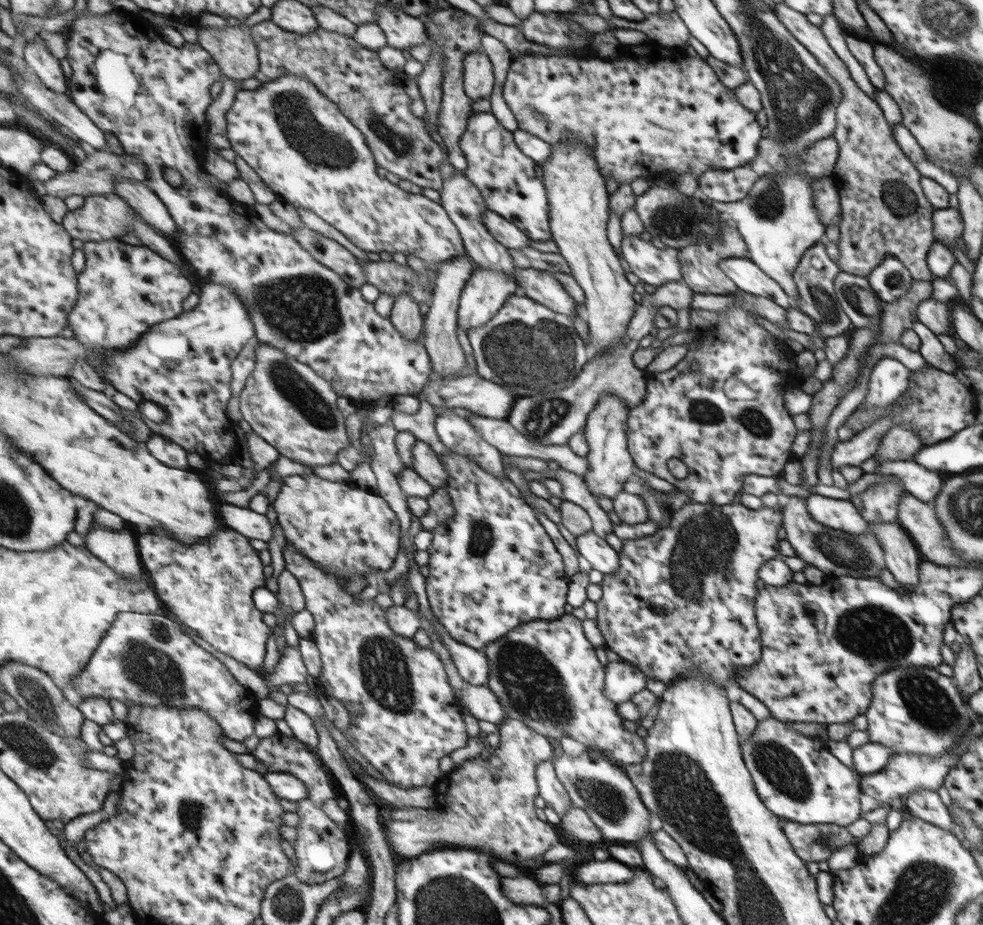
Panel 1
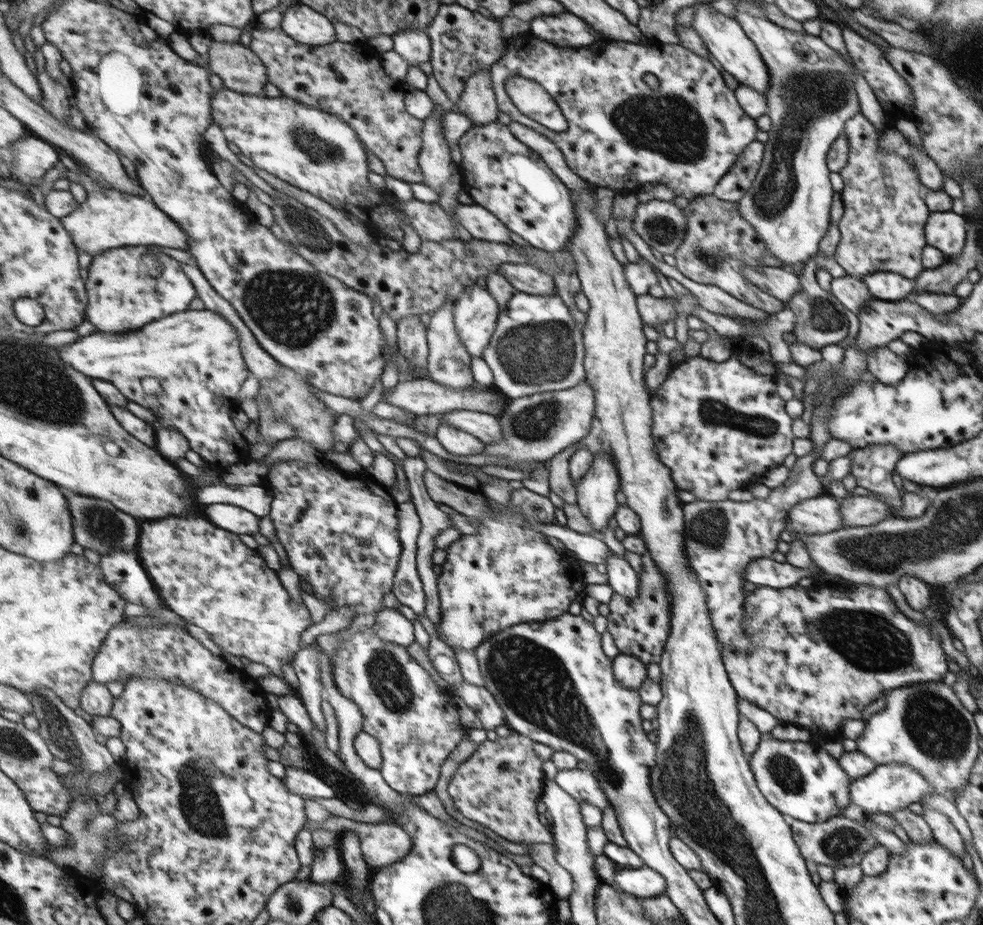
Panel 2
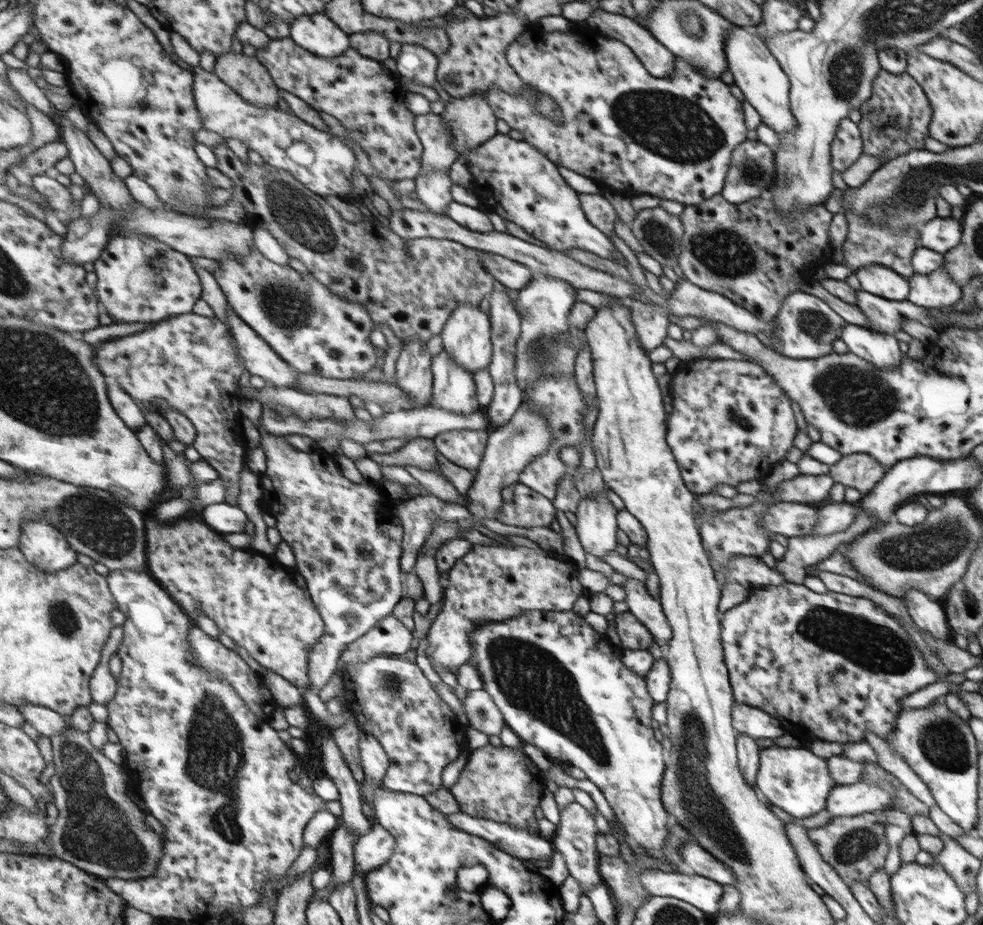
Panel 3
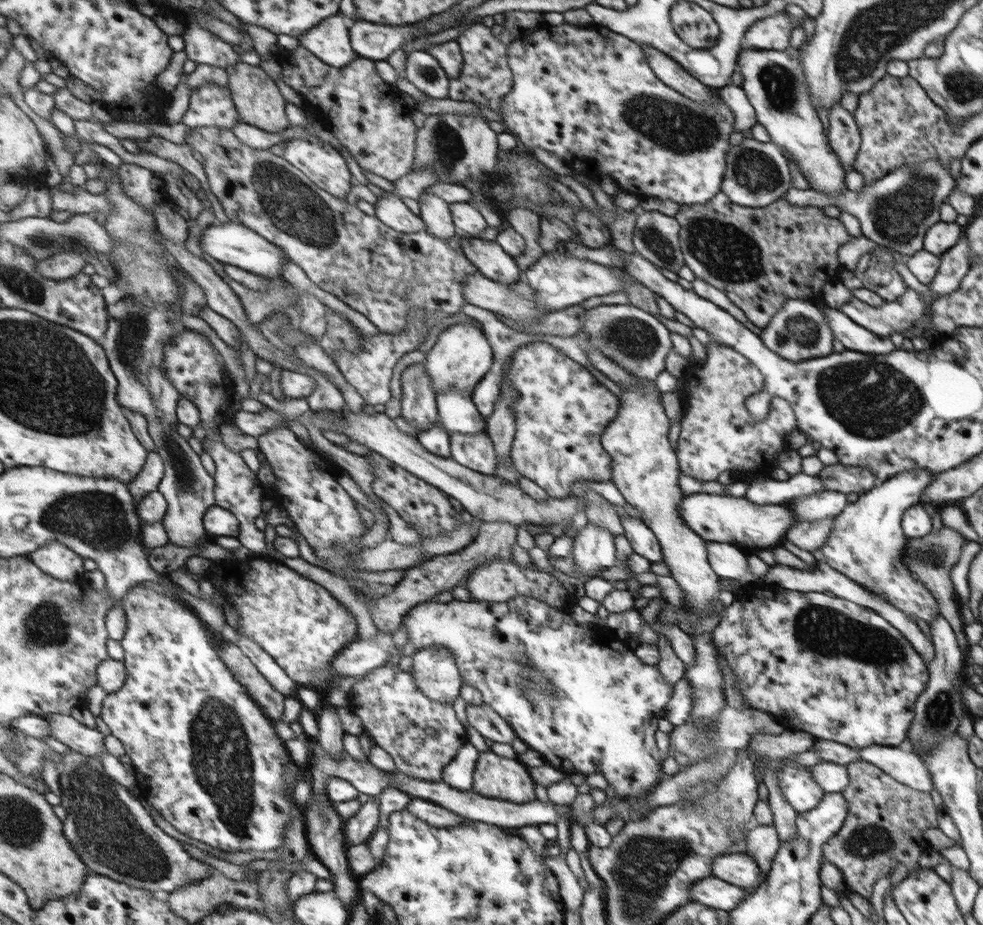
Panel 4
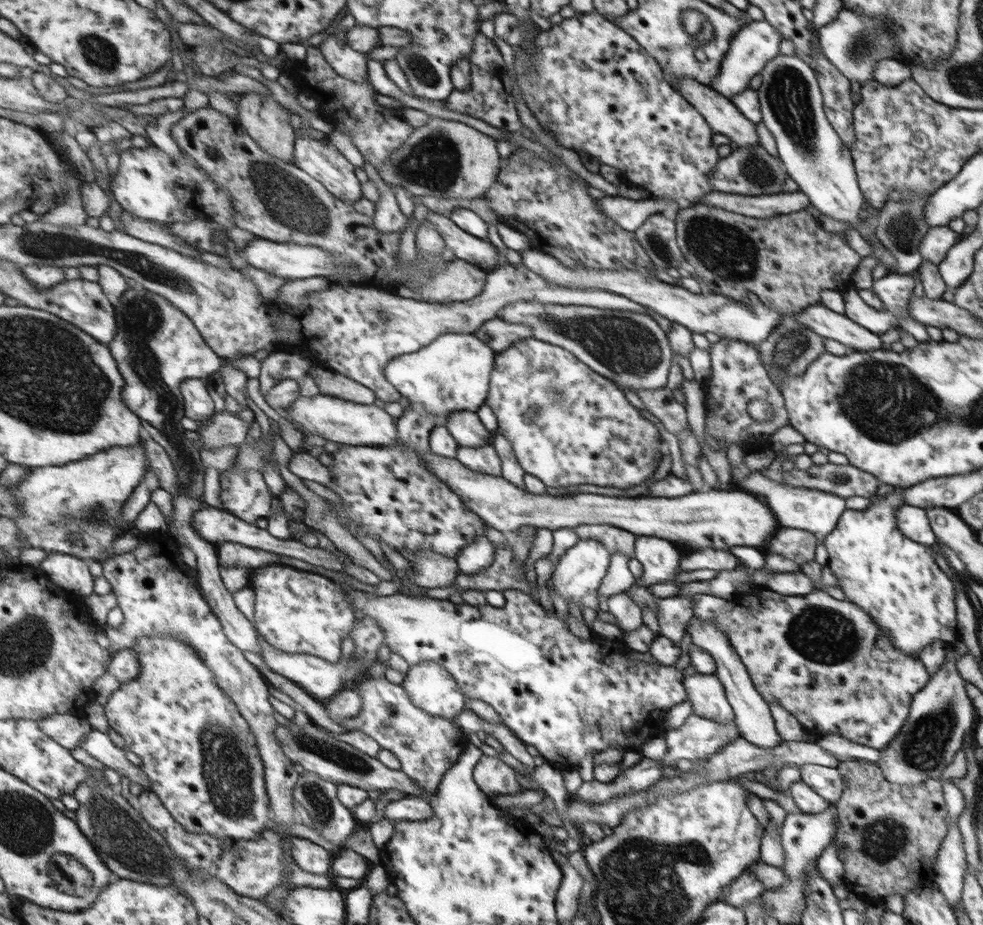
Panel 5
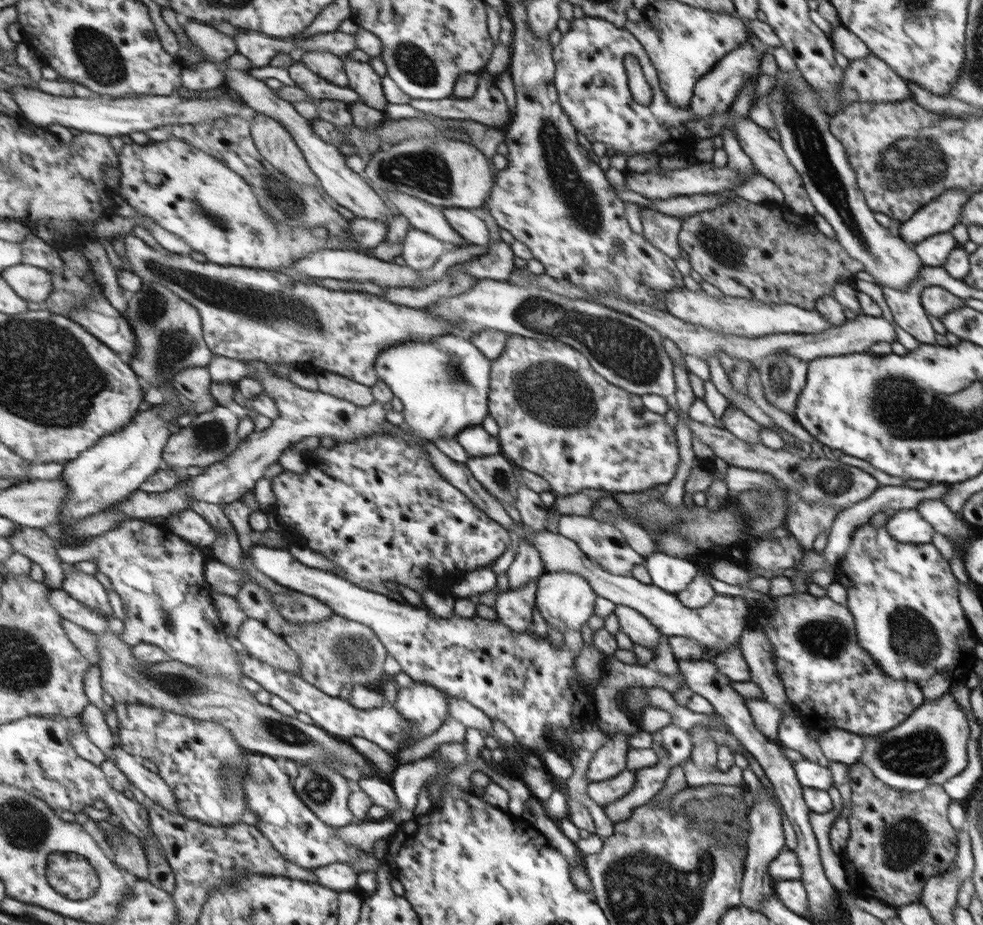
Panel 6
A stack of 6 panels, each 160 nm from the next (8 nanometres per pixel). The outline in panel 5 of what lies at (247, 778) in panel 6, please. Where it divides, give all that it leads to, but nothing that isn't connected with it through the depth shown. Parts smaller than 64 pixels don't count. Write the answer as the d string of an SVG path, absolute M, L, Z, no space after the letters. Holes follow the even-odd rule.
M295 837L293 843L294 860L297 866L308 873L330 874L334 856L323 846L307 840L307 838Z

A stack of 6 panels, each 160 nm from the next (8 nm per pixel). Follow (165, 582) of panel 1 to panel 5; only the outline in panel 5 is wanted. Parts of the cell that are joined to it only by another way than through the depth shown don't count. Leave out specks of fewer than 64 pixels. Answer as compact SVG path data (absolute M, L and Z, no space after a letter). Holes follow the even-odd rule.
M286 565L252 570L251 587L256 592L256 619L253 624L265 638L285 652L312 654L329 662L341 659L341 644L355 626L354 606L340 585L311 572Z

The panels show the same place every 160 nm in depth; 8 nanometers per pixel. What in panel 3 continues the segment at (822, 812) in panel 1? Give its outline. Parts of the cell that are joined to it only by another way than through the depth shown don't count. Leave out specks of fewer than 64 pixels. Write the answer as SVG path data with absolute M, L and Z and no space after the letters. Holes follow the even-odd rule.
M767 747L759 750L760 770L757 772L755 789L768 803L793 818L807 818L827 806L829 792L837 785L828 773L825 758L813 755L808 748Z

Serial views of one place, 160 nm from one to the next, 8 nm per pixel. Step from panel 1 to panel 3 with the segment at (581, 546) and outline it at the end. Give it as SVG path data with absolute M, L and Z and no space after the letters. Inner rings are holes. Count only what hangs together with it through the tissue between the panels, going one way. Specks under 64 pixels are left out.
M628 578L621 586L625 591L624 601L628 611L652 634L654 642L664 649L672 634L660 602L651 598L644 583L634 578Z

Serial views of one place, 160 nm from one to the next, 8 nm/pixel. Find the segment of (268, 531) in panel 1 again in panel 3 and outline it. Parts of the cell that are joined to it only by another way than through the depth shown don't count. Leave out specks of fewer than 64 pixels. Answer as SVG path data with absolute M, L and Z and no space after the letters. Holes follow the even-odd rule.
M223 502L206 508L201 516L201 520L226 535L244 533L245 526L247 526L250 518L240 506L229 505Z

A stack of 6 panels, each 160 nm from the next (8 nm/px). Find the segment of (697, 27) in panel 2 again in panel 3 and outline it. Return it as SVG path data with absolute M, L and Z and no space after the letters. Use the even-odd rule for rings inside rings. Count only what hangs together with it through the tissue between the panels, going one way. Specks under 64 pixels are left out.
M731 26L724 40L724 53L728 71L733 75L733 85L743 94L746 100L760 116L760 122L766 124L776 133L790 132L796 126L796 118L790 110L788 99L788 78L784 75L780 63L764 45L752 29Z

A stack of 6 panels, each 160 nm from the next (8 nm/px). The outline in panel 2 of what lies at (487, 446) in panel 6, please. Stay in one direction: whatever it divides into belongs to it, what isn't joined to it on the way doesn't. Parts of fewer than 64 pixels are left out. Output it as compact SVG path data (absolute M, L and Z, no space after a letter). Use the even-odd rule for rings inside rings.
M448 300L443 308L433 312L428 327L428 343L430 355L428 358L428 378L448 386L453 390L467 390L476 386L473 372L471 372L471 355L467 352L466 346L460 339L455 326L454 317L455 300Z

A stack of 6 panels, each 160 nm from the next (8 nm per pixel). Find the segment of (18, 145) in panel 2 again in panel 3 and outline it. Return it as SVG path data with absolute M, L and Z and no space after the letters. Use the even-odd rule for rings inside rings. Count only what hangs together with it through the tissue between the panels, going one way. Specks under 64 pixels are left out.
M62 137L55 142L48 142L28 156L25 170L13 171L13 175L19 182L32 187L31 178L37 175L52 174L57 162L70 156L69 147Z

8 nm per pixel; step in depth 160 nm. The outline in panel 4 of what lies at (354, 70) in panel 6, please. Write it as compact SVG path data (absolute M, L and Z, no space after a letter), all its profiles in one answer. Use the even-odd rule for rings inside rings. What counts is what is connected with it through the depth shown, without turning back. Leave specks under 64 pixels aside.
M341 14L325 19L306 32L300 40L303 47L312 50L323 62L337 68L351 64L359 56L353 48L350 29Z

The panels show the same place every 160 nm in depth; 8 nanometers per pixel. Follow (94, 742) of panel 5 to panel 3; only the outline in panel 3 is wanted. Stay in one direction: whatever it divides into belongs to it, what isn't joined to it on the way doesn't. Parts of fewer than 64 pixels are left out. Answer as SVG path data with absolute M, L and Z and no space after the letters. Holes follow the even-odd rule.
M21 705L18 711L25 715L28 722L42 735L51 738L66 732L70 726L69 716L59 714L48 707Z

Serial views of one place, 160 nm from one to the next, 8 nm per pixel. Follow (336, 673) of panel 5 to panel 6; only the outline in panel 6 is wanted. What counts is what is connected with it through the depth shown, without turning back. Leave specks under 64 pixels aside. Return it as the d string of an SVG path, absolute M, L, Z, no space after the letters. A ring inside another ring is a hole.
M256 618L244 620L238 632L238 640L244 645L247 654L301 676L299 655L285 642L284 637L275 634L264 622Z

